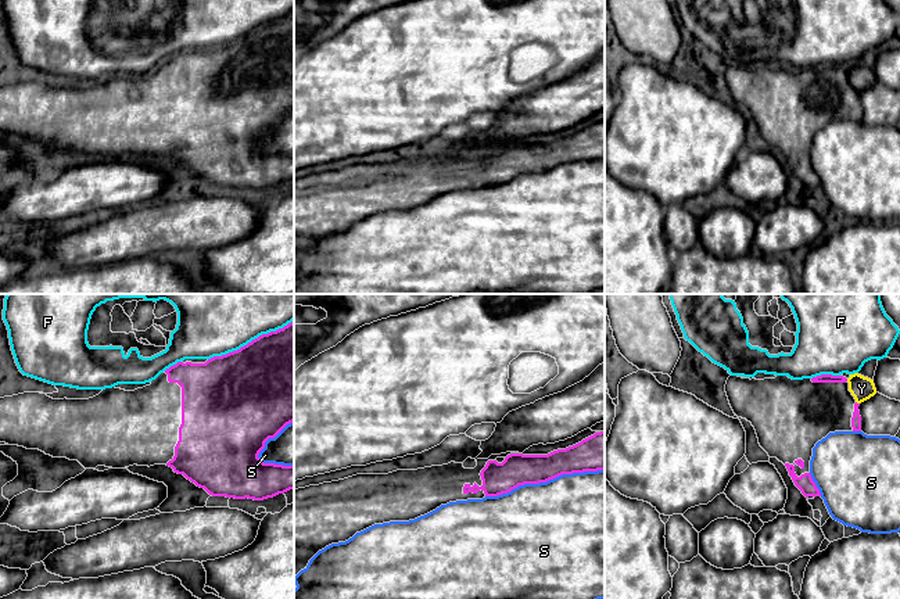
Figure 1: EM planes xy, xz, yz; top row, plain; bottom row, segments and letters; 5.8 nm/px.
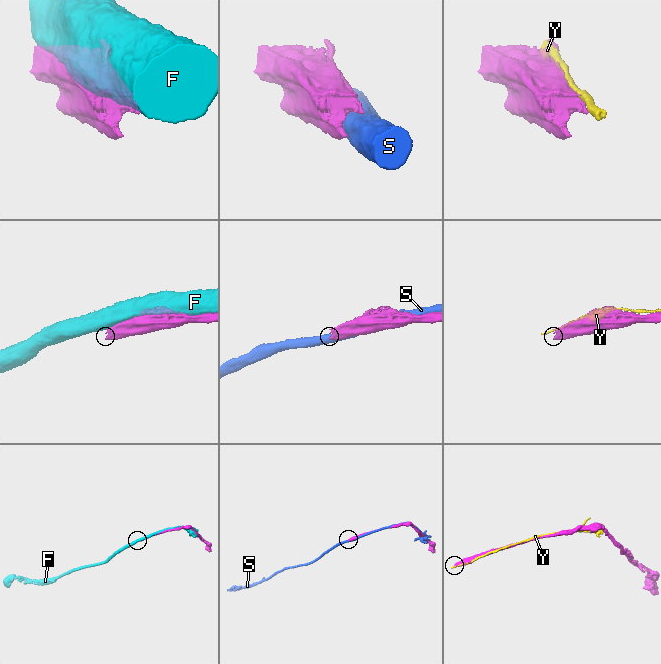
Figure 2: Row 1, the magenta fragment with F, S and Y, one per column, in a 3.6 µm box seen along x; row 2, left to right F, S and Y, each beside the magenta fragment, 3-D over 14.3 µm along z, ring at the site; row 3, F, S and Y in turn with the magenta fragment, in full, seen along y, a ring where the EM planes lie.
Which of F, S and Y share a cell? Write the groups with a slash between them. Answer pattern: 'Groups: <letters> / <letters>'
Groups: F / S / Y

